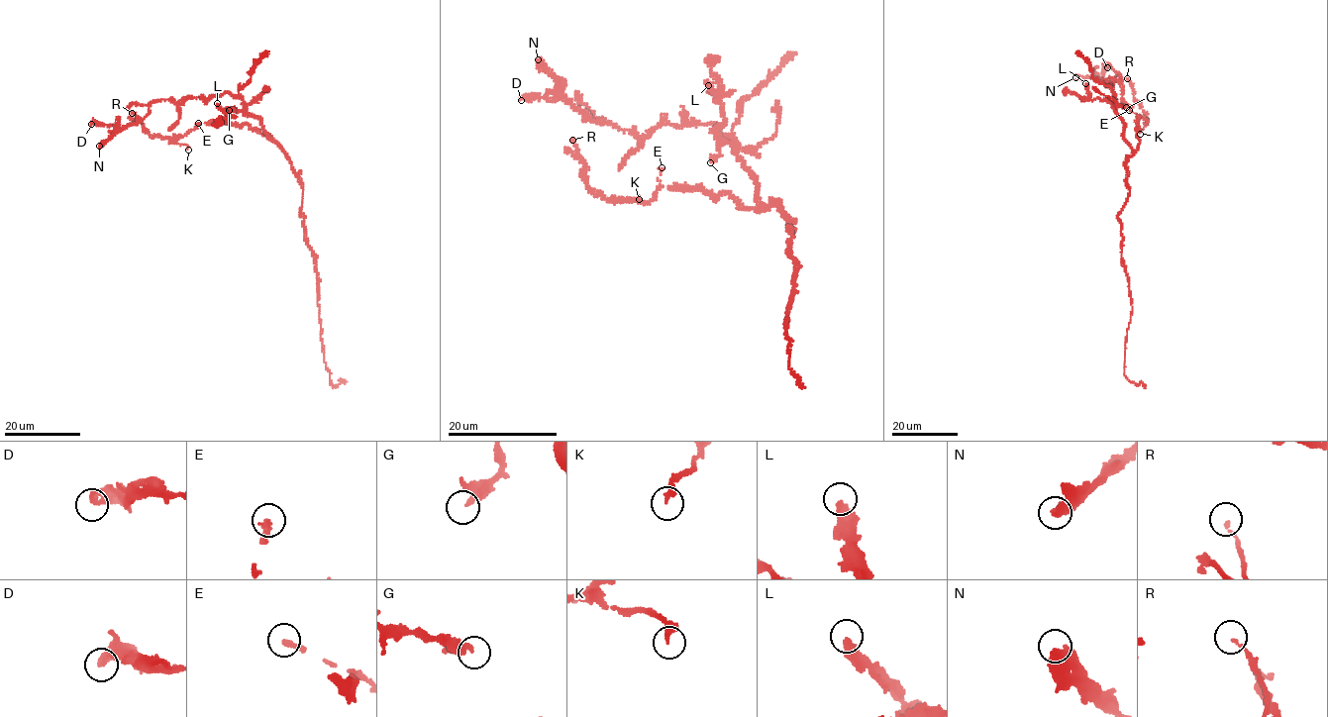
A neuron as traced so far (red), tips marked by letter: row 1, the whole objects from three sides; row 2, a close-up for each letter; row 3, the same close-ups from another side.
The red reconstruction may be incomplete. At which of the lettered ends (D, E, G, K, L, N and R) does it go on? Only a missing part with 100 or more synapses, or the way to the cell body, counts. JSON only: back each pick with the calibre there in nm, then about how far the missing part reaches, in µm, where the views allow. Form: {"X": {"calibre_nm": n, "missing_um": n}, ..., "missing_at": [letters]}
{"missing_at": []}

